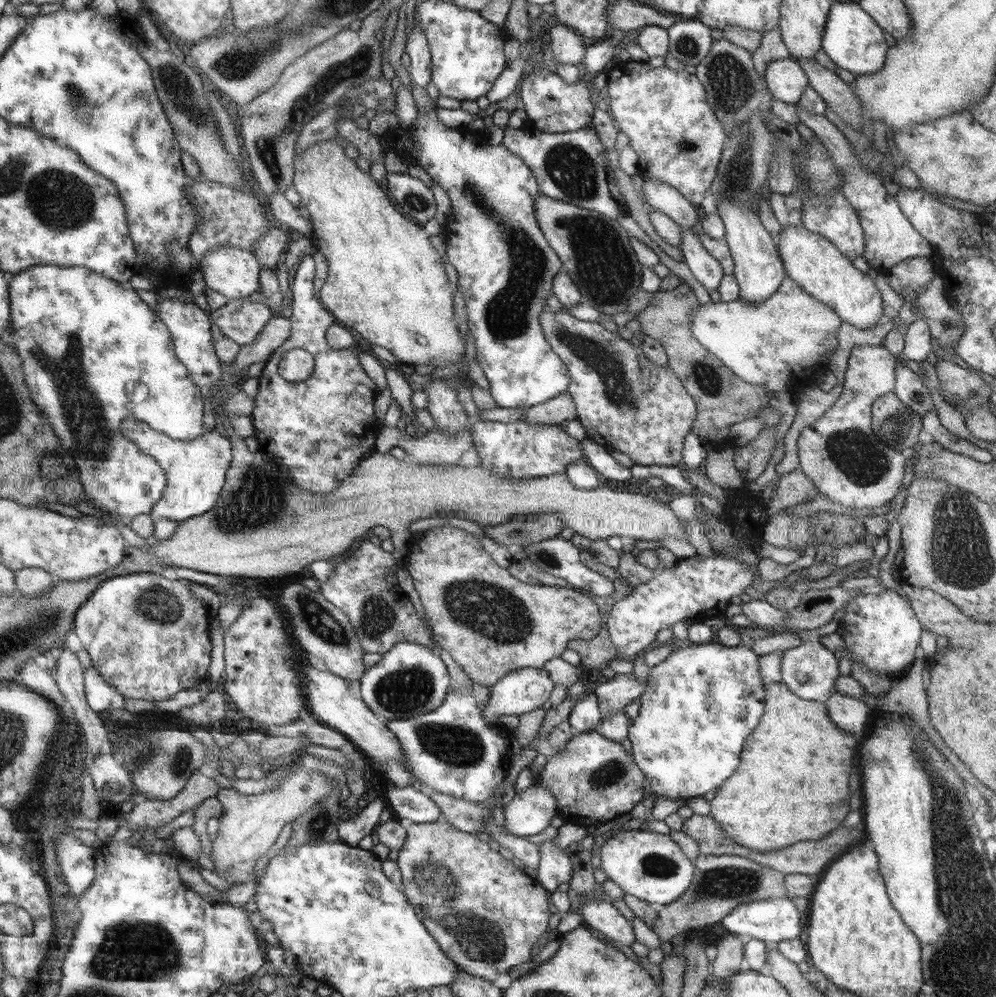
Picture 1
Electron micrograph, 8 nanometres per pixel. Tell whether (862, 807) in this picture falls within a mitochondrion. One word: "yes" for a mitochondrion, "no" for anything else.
no

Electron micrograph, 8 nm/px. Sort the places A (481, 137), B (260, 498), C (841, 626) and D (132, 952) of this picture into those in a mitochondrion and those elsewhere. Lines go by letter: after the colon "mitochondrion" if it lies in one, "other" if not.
A: other
B: mitochondrion
C: other
D: mitochondrion

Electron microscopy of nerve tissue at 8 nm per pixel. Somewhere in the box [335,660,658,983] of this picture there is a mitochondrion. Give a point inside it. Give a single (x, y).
(436, 885)

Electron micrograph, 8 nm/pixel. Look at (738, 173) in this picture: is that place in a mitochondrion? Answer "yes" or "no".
yes

